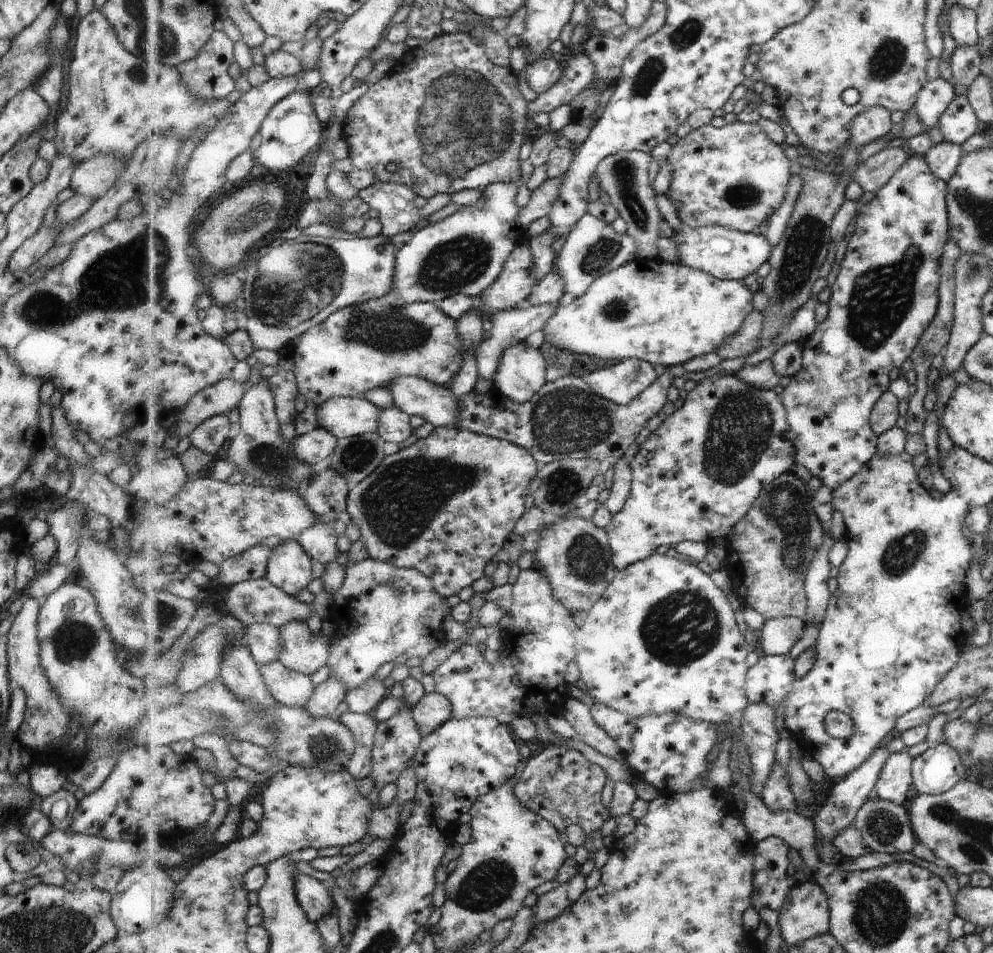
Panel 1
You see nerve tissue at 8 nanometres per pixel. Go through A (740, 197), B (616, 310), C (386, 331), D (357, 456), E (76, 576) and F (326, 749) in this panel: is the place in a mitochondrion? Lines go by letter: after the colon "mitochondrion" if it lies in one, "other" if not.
A: mitochondrion
B: mitochondrion
C: mitochondrion
D: mitochondrion
E: other
F: mitochondrion

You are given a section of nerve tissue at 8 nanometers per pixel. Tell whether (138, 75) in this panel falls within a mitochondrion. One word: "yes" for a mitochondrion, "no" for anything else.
yes

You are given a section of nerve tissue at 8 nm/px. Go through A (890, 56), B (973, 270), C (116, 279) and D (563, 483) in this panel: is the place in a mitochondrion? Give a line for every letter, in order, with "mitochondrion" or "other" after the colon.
A: mitochondrion
B: mitochondrion
C: mitochondrion
D: mitochondrion

